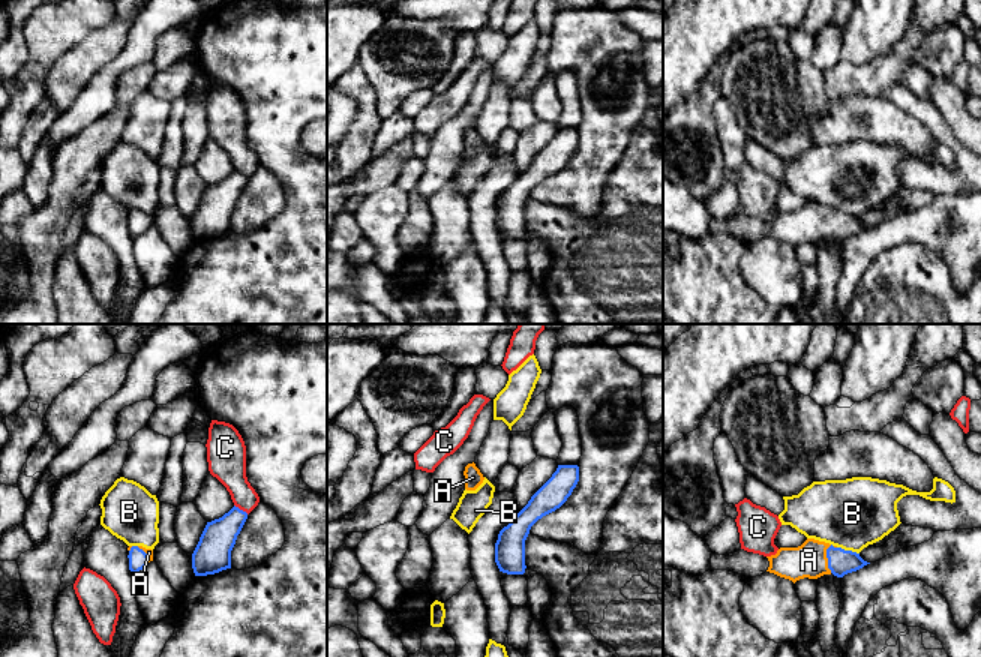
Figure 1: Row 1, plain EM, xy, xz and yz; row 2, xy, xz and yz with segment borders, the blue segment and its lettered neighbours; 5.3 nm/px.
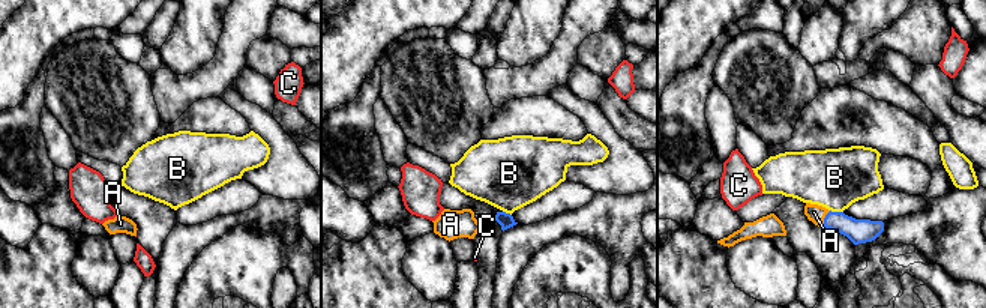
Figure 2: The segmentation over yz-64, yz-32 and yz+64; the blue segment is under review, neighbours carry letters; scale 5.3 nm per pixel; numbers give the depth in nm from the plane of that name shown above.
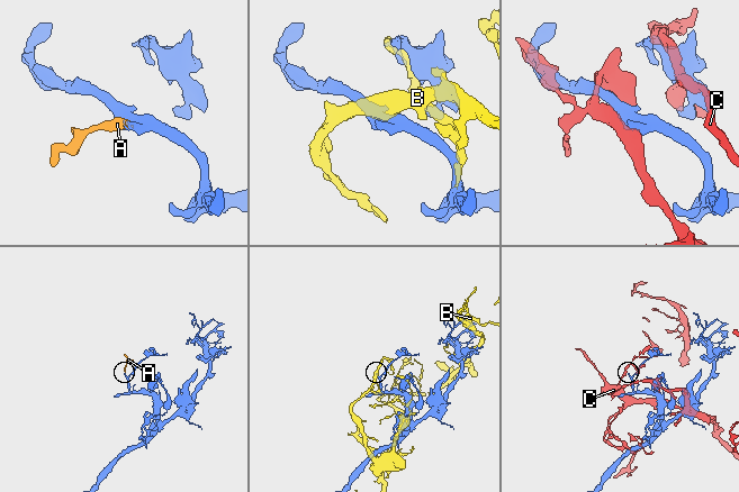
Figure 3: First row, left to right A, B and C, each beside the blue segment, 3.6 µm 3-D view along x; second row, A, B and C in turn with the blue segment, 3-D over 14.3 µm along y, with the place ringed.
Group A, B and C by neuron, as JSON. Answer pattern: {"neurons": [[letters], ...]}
{"neurons": [["A"], ["B"], ["C"]]}

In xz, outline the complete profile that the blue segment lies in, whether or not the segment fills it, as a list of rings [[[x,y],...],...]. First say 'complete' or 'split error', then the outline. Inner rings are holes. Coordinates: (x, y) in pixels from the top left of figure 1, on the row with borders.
complete | [[[558,465],[552,477],[531,496],[528,504],[504,526],[495,543],[495,562],[507,574],[525,573],[525,540],[531,526],[560,508],[579,482],[578,465]]]

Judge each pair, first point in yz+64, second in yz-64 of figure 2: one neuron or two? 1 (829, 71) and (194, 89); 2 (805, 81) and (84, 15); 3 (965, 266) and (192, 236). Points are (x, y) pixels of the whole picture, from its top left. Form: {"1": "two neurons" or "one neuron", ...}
{"1": "one neuron", "2": "two neurons", "3": "one neuron"}

